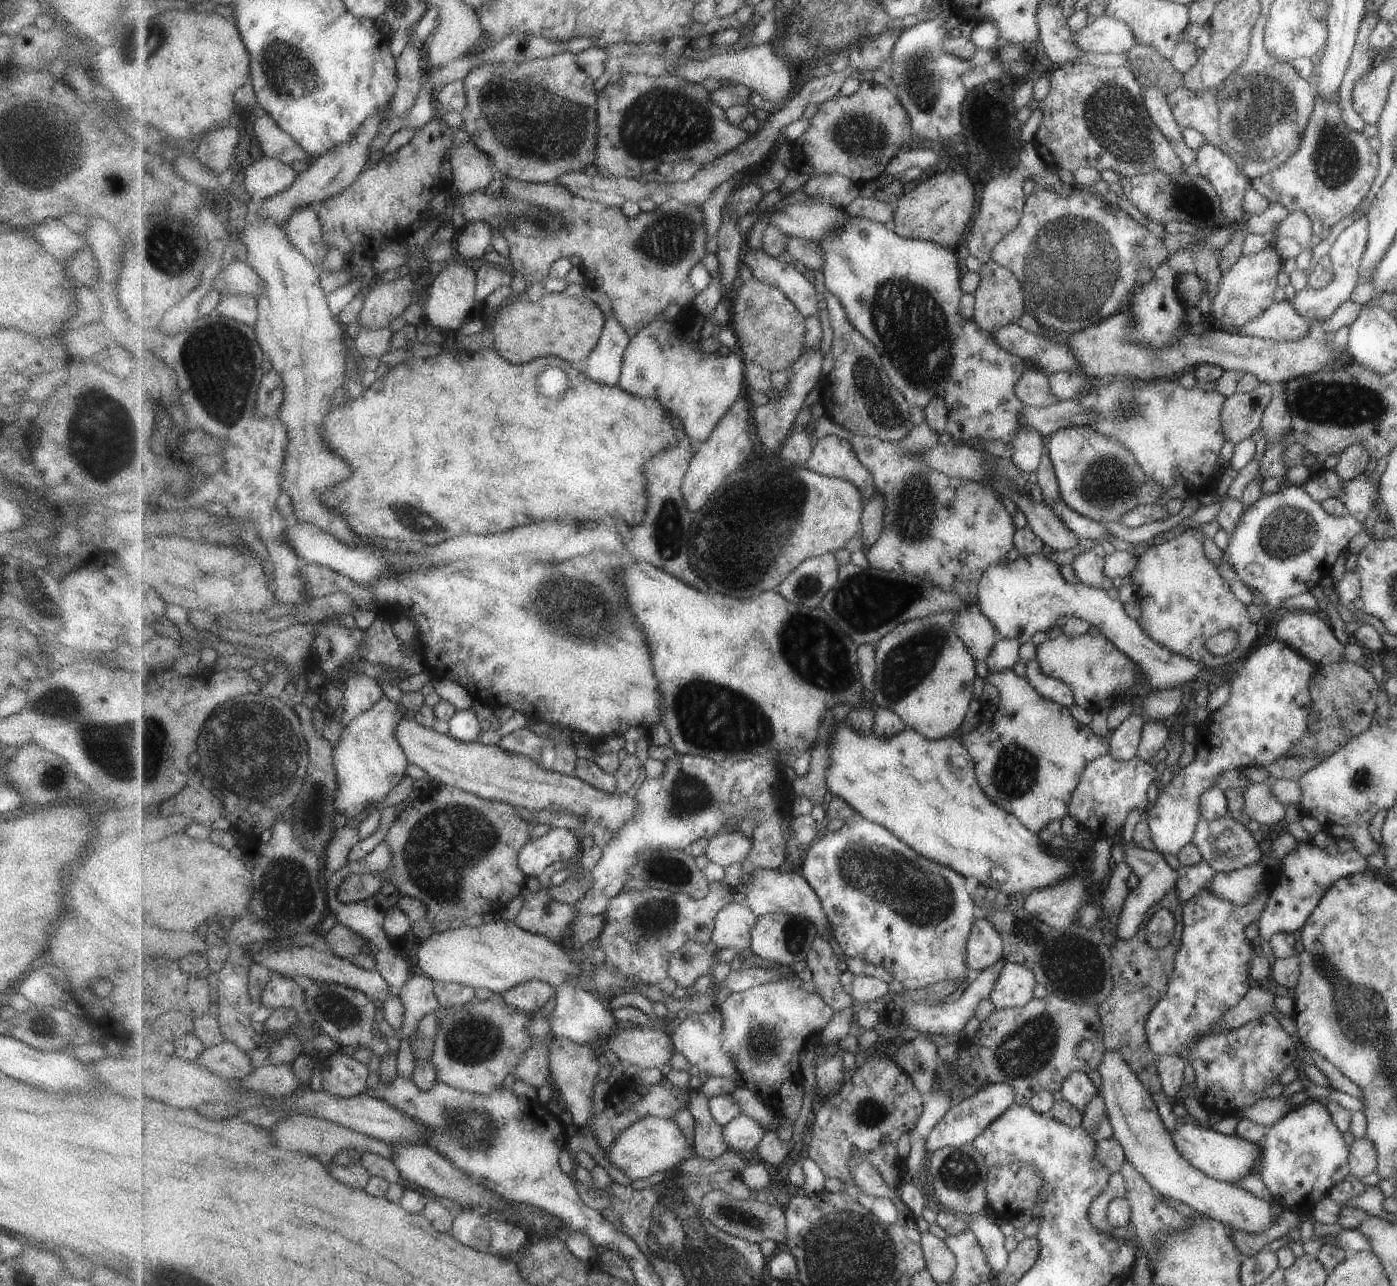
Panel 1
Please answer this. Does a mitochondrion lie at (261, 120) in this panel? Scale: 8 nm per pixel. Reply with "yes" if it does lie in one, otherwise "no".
no

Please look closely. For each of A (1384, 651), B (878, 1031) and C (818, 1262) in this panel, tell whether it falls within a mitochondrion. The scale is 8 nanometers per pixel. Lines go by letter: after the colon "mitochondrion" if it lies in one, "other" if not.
A: other
B: other
C: other

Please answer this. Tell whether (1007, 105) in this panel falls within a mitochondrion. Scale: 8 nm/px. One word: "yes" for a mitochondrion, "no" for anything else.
no

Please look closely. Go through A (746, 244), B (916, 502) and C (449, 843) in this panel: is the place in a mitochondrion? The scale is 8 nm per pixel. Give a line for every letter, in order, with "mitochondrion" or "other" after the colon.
A: other
B: mitochondrion
C: mitochondrion

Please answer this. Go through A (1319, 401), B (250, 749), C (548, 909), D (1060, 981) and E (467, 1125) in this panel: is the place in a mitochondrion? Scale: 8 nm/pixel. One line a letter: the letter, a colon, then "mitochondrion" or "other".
A: mitochondrion
B: mitochondrion
C: mitochondrion
D: mitochondrion
E: mitochondrion

